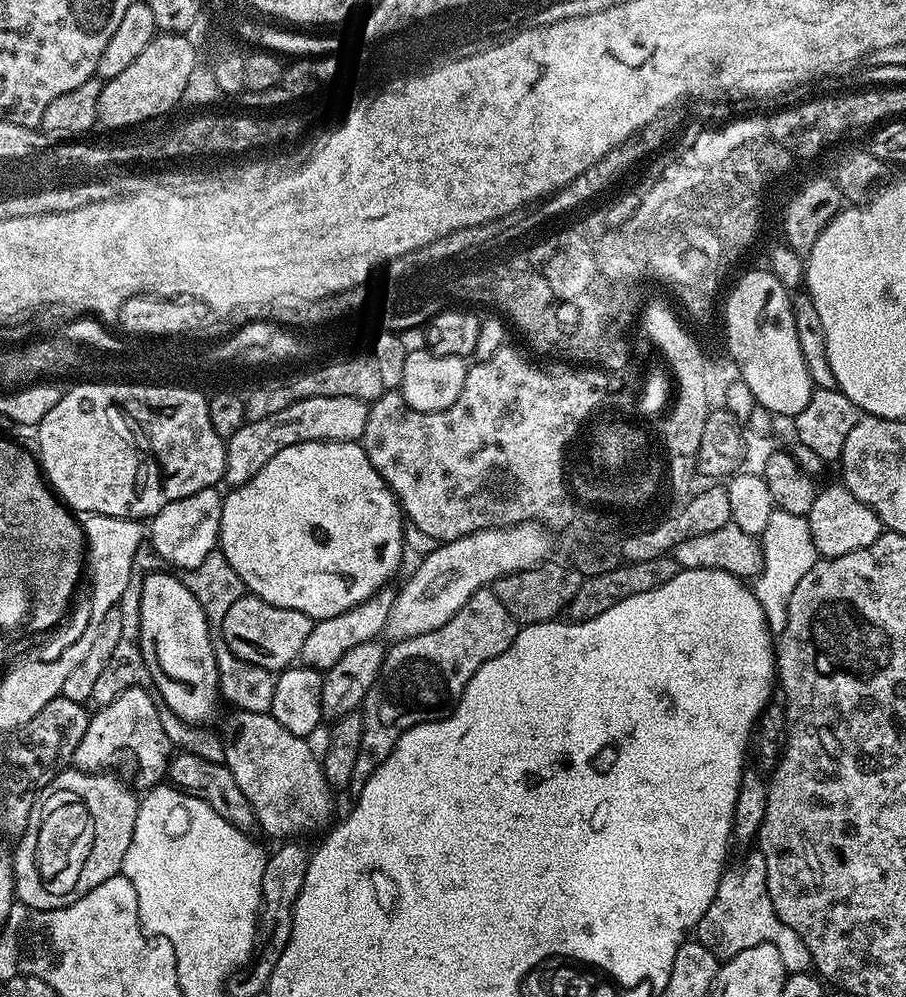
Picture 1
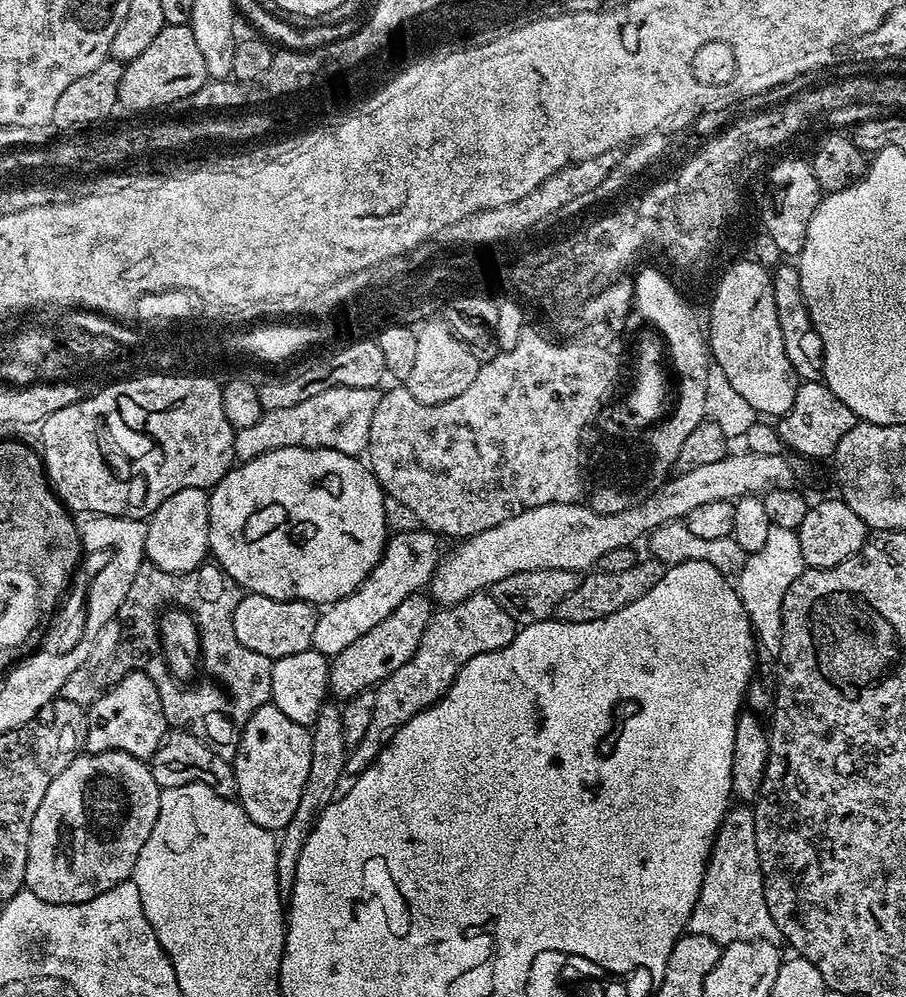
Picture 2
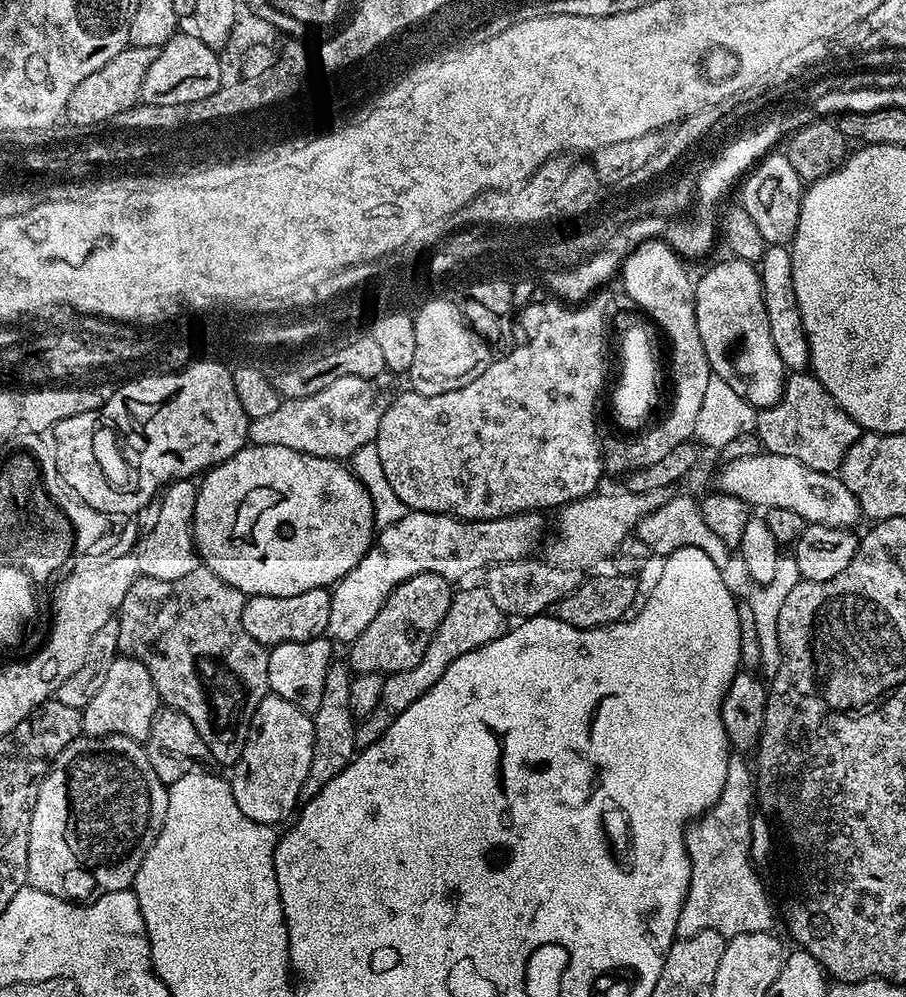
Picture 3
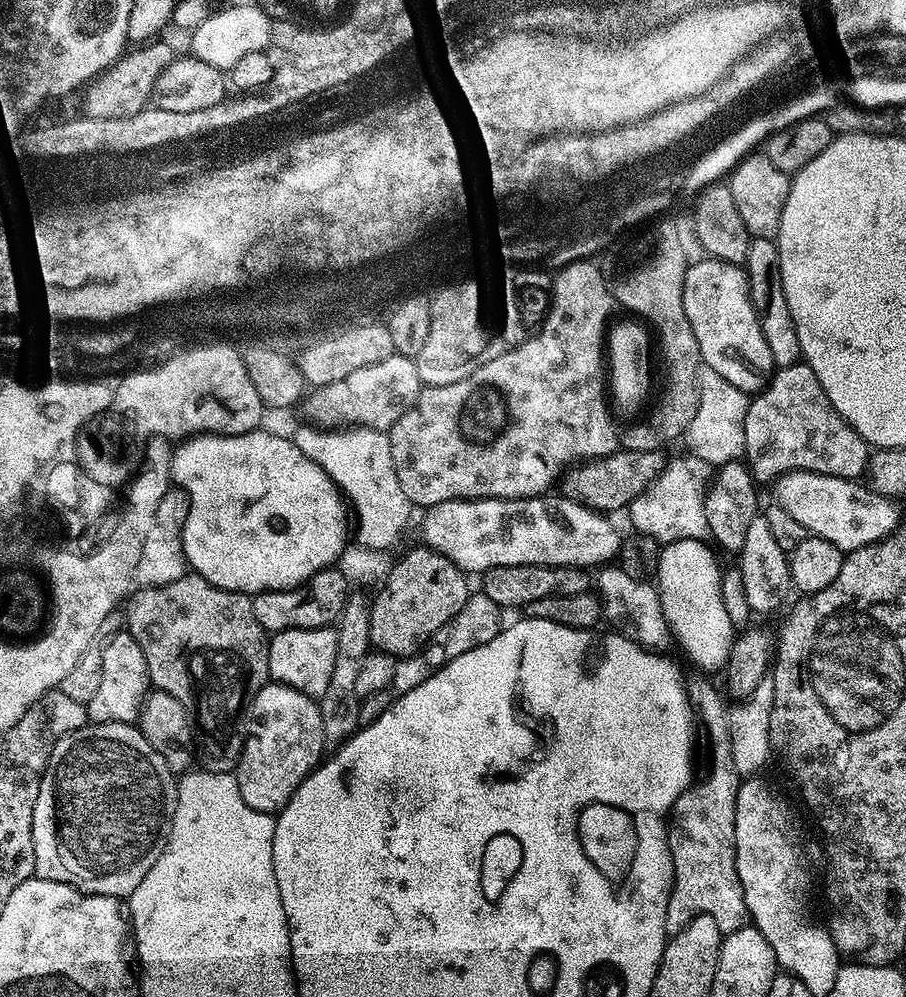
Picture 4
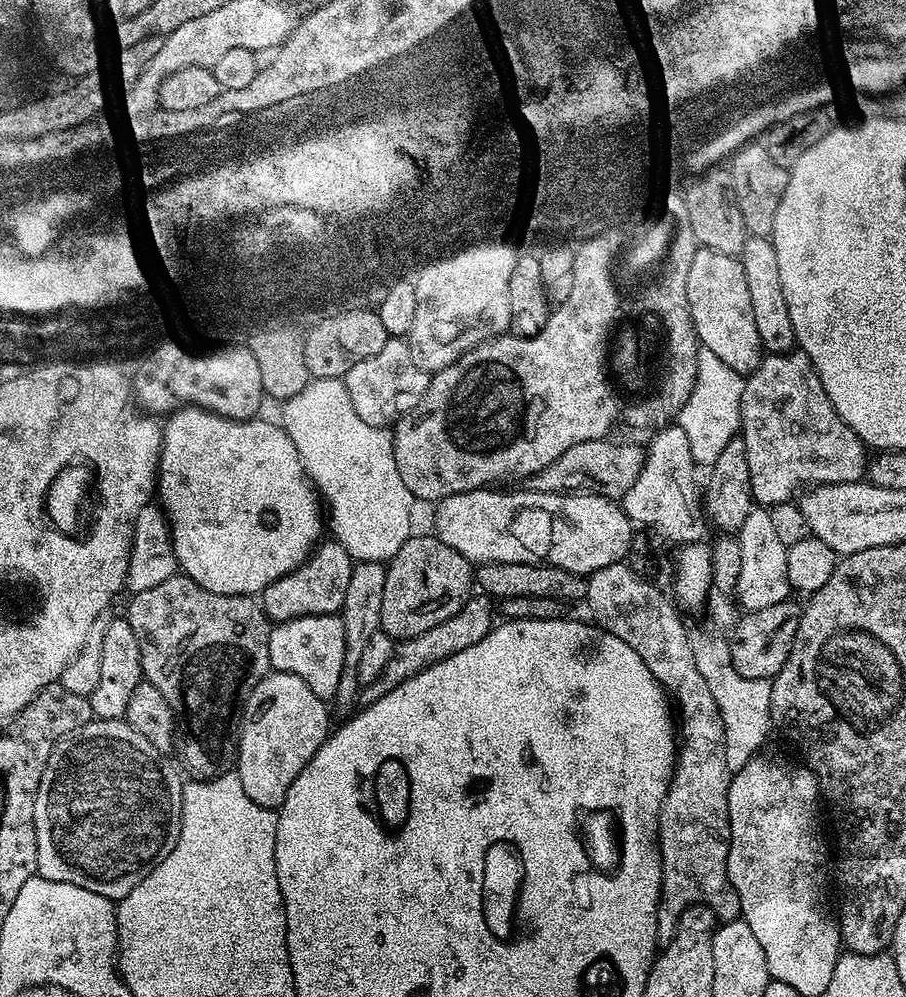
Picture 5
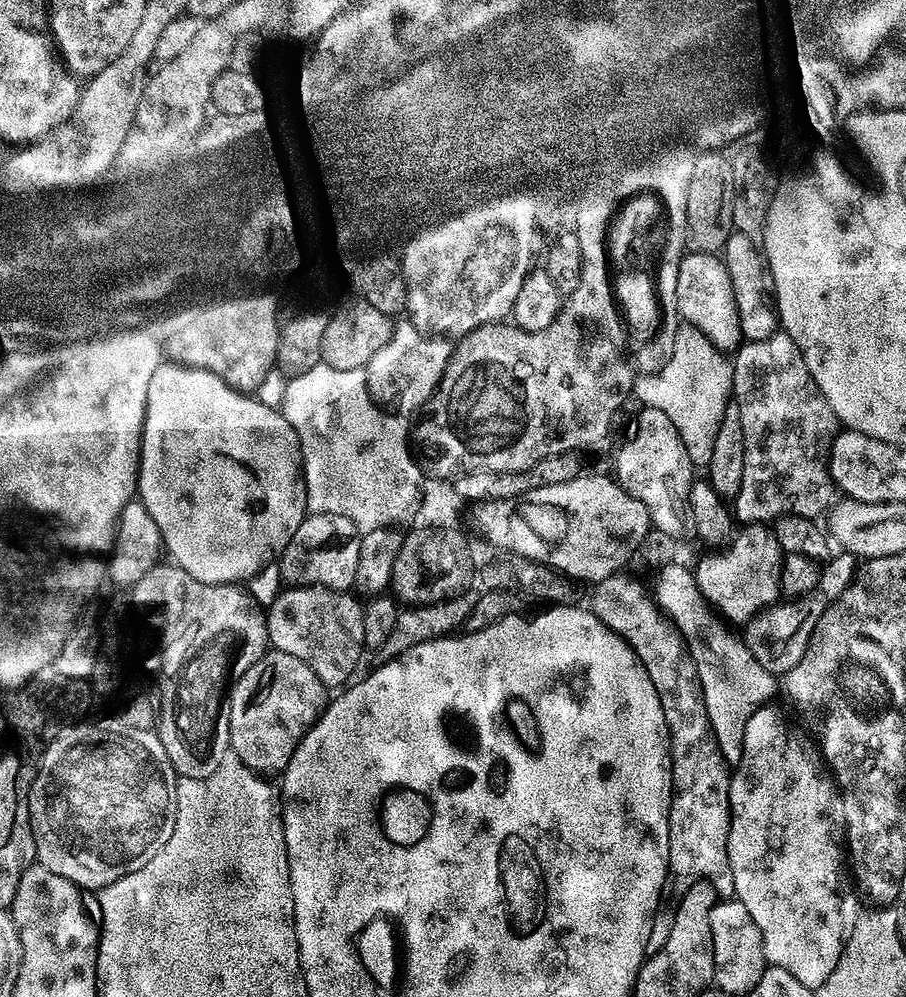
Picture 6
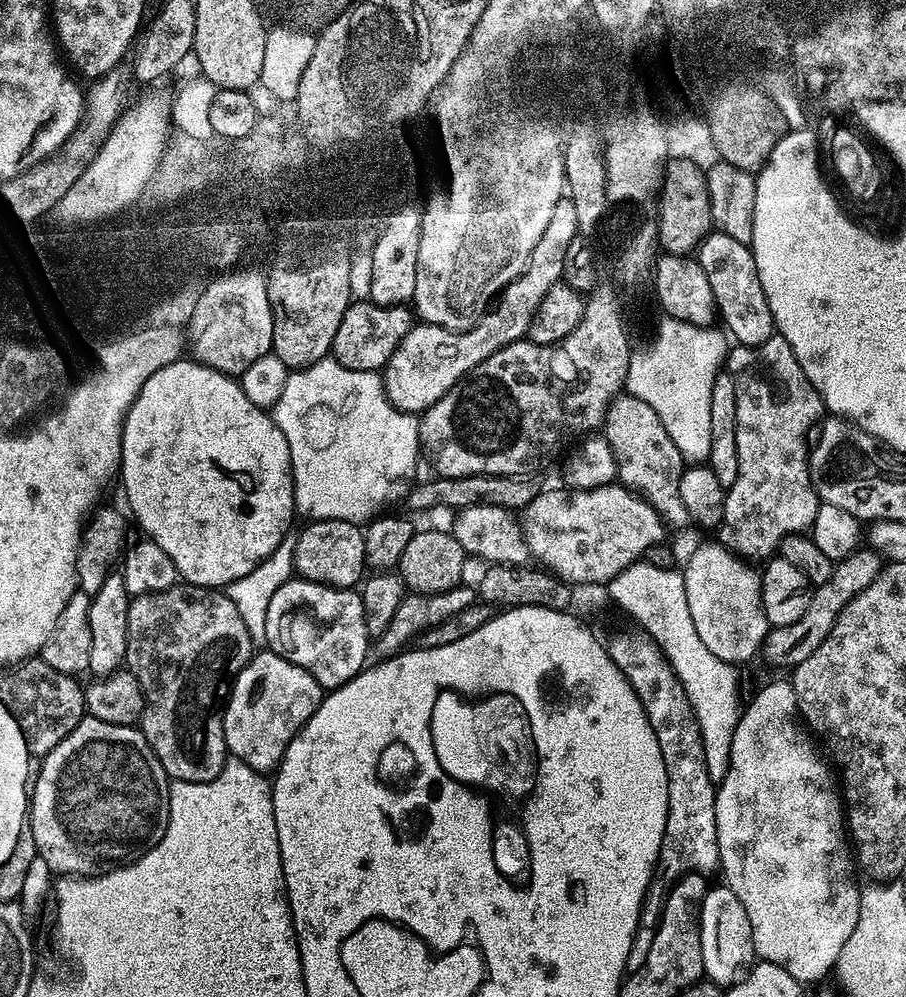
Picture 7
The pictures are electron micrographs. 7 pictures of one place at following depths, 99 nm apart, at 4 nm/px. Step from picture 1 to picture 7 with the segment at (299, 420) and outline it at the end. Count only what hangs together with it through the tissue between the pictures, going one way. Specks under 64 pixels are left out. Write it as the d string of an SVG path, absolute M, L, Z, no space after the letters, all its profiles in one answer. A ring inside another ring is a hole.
M423 322L413 323L382 369L388 401L399 412L413 414L422 414L434 406L442 394L449 392L471 370L468 364L472 365L472 344L476 344L476 340L468 340L465 332L452 332L449 328ZM464 356L468 356L468 364L464 364Z

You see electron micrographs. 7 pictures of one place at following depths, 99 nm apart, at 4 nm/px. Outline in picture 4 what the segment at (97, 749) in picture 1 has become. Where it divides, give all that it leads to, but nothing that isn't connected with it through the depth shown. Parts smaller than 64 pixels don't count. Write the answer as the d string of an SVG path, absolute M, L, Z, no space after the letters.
M121 630L107 640L102 650L102 683L87 704L87 719L94 724L136 724L149 691L146 654L127 630Z

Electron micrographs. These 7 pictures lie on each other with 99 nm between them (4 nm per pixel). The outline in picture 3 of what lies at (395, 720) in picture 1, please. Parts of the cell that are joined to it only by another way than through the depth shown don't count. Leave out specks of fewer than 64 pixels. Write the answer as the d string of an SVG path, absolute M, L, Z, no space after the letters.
M464 588L453 595L450 610L446 610L446 618L438 626L434 638L430 638L430 646L426 646L426 654L418 662L418 666L410 666L410 670L391 673L382 686L382 698L378 698L378 706L361 720L354 728L354 744L357 749L368 748L383 732L392 725L394 718L406 710L406 706L414 706L442 674L446 674L446 666L454 662L454 658L462 658L462 654L470 654L470 650L478 650L498 638L502 638L506 631L506 617L502 610L498 610L494 598L490 598L487 588Z

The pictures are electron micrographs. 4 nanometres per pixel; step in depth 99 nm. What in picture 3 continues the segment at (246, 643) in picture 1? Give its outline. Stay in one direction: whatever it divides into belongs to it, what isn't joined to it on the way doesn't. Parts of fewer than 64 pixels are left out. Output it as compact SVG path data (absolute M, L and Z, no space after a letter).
M320 594L294 598L249 595L242 606L240 628L247 640L257 648L265 648L269 654L283 648L314 644L320 640L322 622L327 616L325 601L325 597Z

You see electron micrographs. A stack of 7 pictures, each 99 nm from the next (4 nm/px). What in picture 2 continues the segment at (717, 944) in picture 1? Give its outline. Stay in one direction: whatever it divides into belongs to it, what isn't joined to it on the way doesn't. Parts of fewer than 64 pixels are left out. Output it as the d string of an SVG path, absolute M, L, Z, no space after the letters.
M729 807L727 816L716 831L716 843L708 858L702 890L688 919L687 931L702 934L721 946L755 940L768 940L775 945L781 943L778 922L770 918L770 906L766 906L764 875L756 849L751 807Z

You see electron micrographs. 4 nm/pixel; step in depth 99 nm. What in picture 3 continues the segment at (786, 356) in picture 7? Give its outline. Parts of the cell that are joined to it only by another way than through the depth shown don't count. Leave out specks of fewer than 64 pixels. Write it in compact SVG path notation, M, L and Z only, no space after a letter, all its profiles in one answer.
M811 371L791 373L784 381L782 398L769 408L761 408L756 414L754 436L760 439L759 447L766 452L782 454L810 466L810 470L839 473L846 458L846 450L862 435L860 425L838 406L838 402L822 386Z

